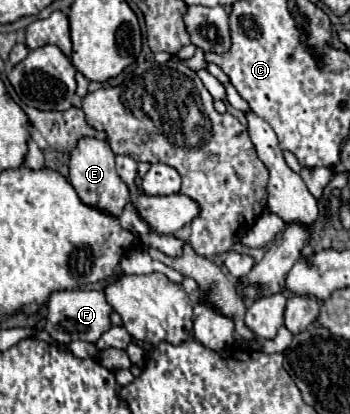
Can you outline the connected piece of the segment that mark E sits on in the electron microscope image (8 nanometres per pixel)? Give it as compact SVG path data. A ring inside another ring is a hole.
M79 138L75 148L69 152L69 182L77 190L79 198L95 208L101 208L109 214L119 216L125 204L129 202L129 188L125 182L121 182L117 170L115 170L115 154L107 140L99 138Z

